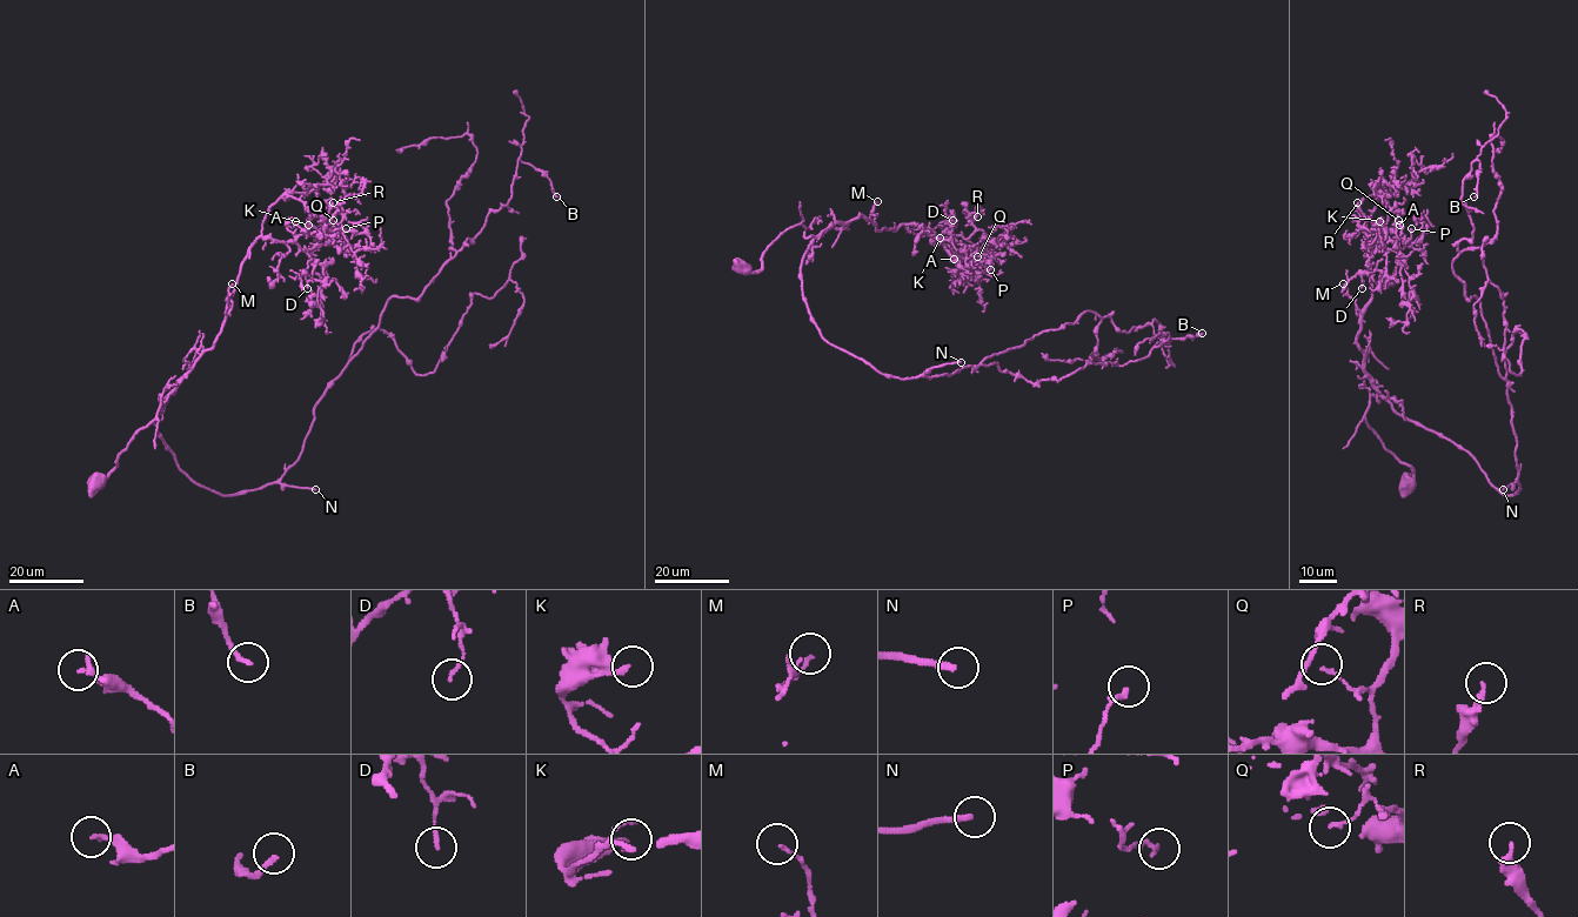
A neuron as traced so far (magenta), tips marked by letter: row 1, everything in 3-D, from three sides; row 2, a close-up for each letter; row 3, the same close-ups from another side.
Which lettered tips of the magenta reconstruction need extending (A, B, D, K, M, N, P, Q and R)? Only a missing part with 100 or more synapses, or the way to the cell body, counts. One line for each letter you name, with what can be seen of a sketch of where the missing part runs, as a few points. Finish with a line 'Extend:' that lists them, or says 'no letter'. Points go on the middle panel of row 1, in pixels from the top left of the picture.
N: course (961, 362), (1043, 320), (1108, 320), (1129, 335), (1139, 312), (1149, 359), (1155, 310), (1185, 308)
Extend: N

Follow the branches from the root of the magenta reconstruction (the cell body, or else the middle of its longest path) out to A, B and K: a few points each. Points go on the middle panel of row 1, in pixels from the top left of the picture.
A: (740, 265), (757, 272), (794, 226), (808, 238), (858, 215), (876, 231), (916, 223), (973, 250), (954, 259)
B: (740, 265), (757, 272), (801, 223), (818, 333), (901, 379), (1085, 310), (1202, 333)
K: (740, 265), (757, 272), (794, 226), (808, 238), (858, 215), (876, 231), (916, 223), (940, 238)

